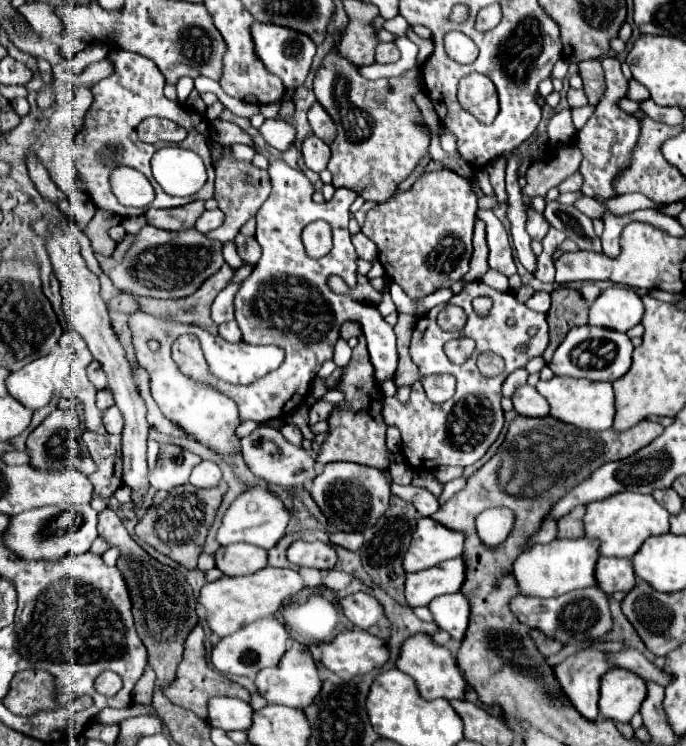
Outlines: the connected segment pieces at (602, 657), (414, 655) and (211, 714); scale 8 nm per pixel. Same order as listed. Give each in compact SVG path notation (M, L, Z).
M582 650L554 666L554 676L564 696L590 722L598 718L600 676L610 668L606 654L596 650Z
M414 634L402 642L396 666L398 666L398 670L408 674L416 682L420 696L426 700L434 700L434 698L452 700L452 698L464 696L466 682L456 666L456 660L452 658L452 654L444 646L434 644L426 634Z
M214 696L208 700L208 722L222 730L248 730L252 724L252 708L238 698Z

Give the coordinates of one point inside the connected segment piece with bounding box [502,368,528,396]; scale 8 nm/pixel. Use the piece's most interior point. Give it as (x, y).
(517, 378)

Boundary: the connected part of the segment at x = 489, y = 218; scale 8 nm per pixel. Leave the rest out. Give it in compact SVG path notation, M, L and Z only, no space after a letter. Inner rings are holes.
M482 208L478 210L478 218L486 224L486 240L490 248L490 256L488 256L490 268L502 272L504 276L516 274L508 232L504 230L502 222L492 214L492 210L482 210Z

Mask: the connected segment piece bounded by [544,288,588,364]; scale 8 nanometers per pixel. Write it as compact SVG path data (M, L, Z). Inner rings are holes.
M558 288L552 292L552 306L546 314L550 328L550 344L544 352L544 362L550 364L554 350L566 338L568 330L588 322L588 304L574 288Z

